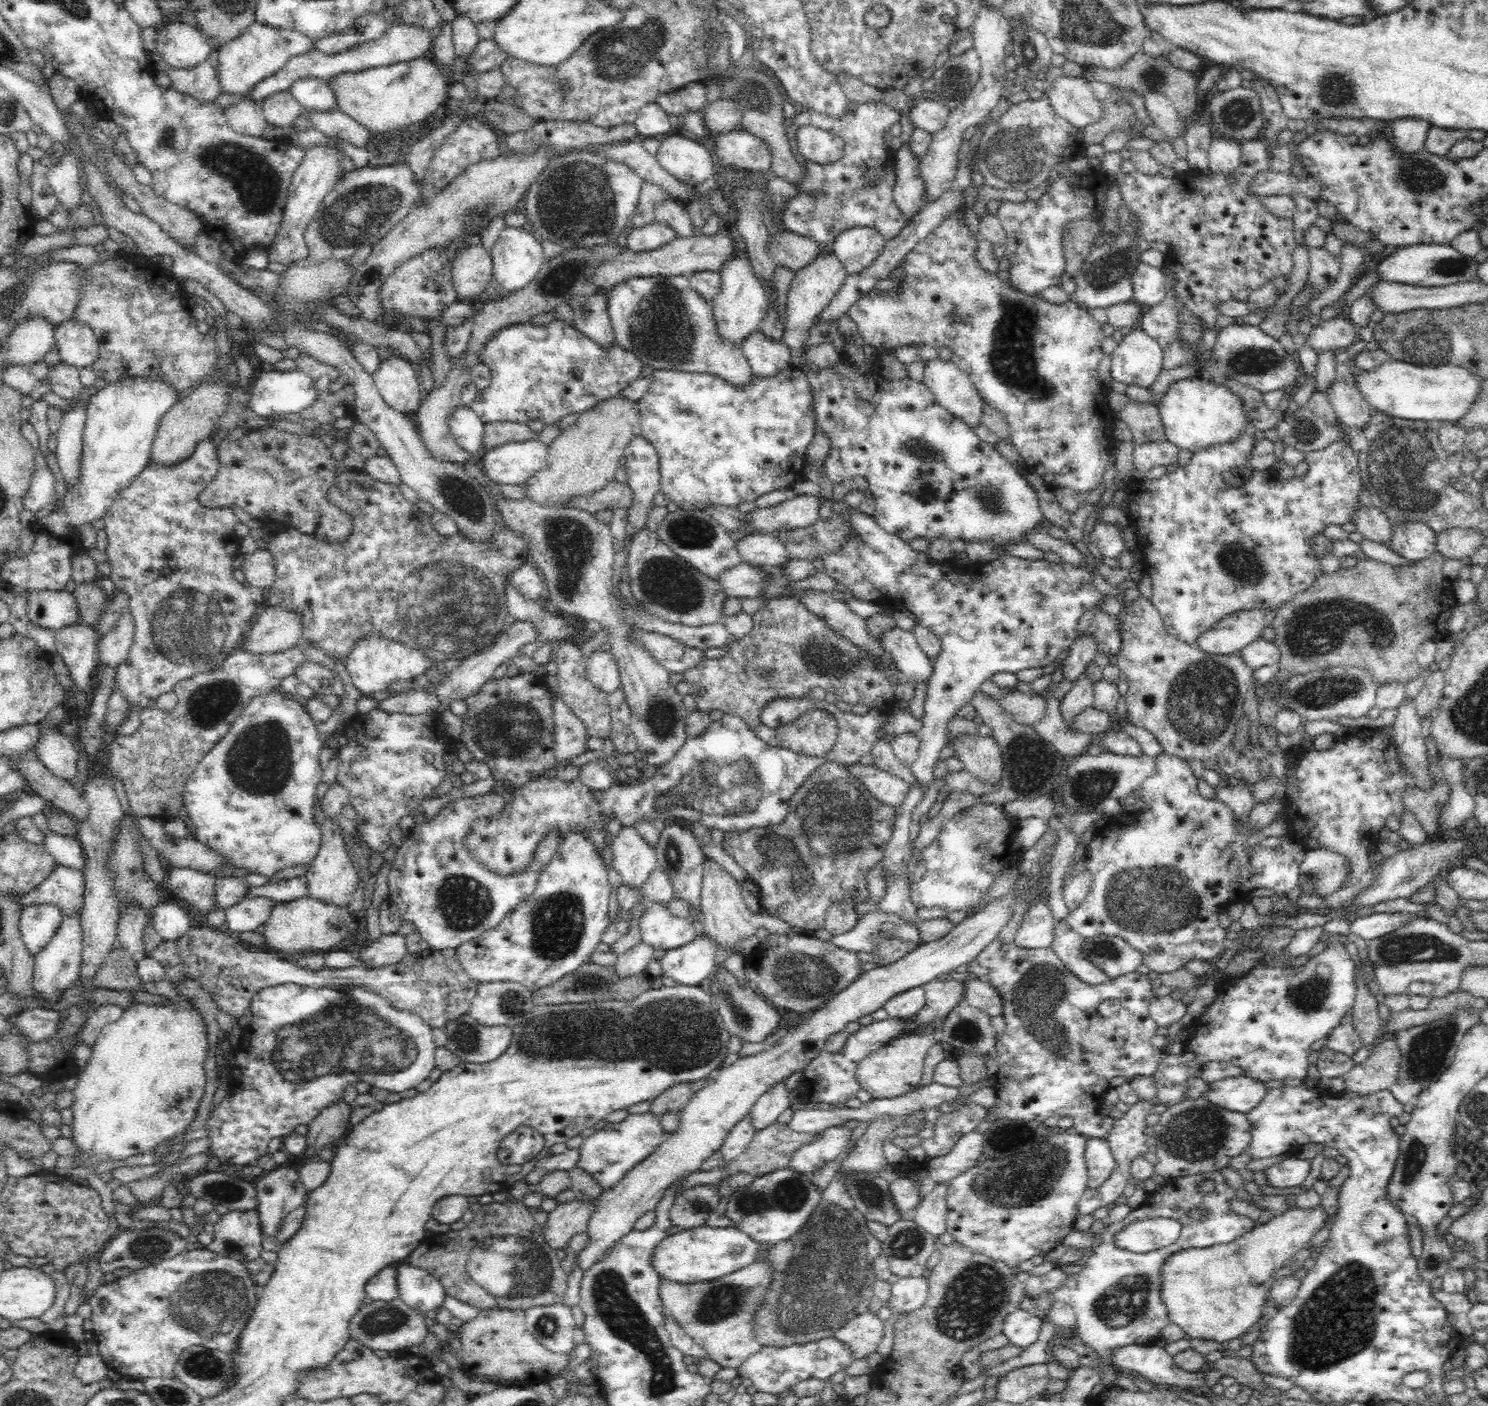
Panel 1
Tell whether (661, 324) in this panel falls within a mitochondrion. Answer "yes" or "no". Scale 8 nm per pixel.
yes

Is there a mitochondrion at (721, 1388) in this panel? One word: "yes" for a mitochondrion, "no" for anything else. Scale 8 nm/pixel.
no

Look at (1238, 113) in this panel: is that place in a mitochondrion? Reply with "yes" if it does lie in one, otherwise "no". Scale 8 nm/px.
yes

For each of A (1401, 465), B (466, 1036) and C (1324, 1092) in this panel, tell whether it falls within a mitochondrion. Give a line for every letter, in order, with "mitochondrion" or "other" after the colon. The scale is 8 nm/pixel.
A: mitochondrion
B: mitochondrion
C: other

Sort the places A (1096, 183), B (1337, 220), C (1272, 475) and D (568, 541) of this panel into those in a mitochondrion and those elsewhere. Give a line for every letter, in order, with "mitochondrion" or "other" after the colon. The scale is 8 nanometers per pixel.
A: other
B: other
C: other
D: mitochondrion

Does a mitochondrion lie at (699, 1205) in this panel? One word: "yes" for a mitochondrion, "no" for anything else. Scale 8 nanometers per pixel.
yes

